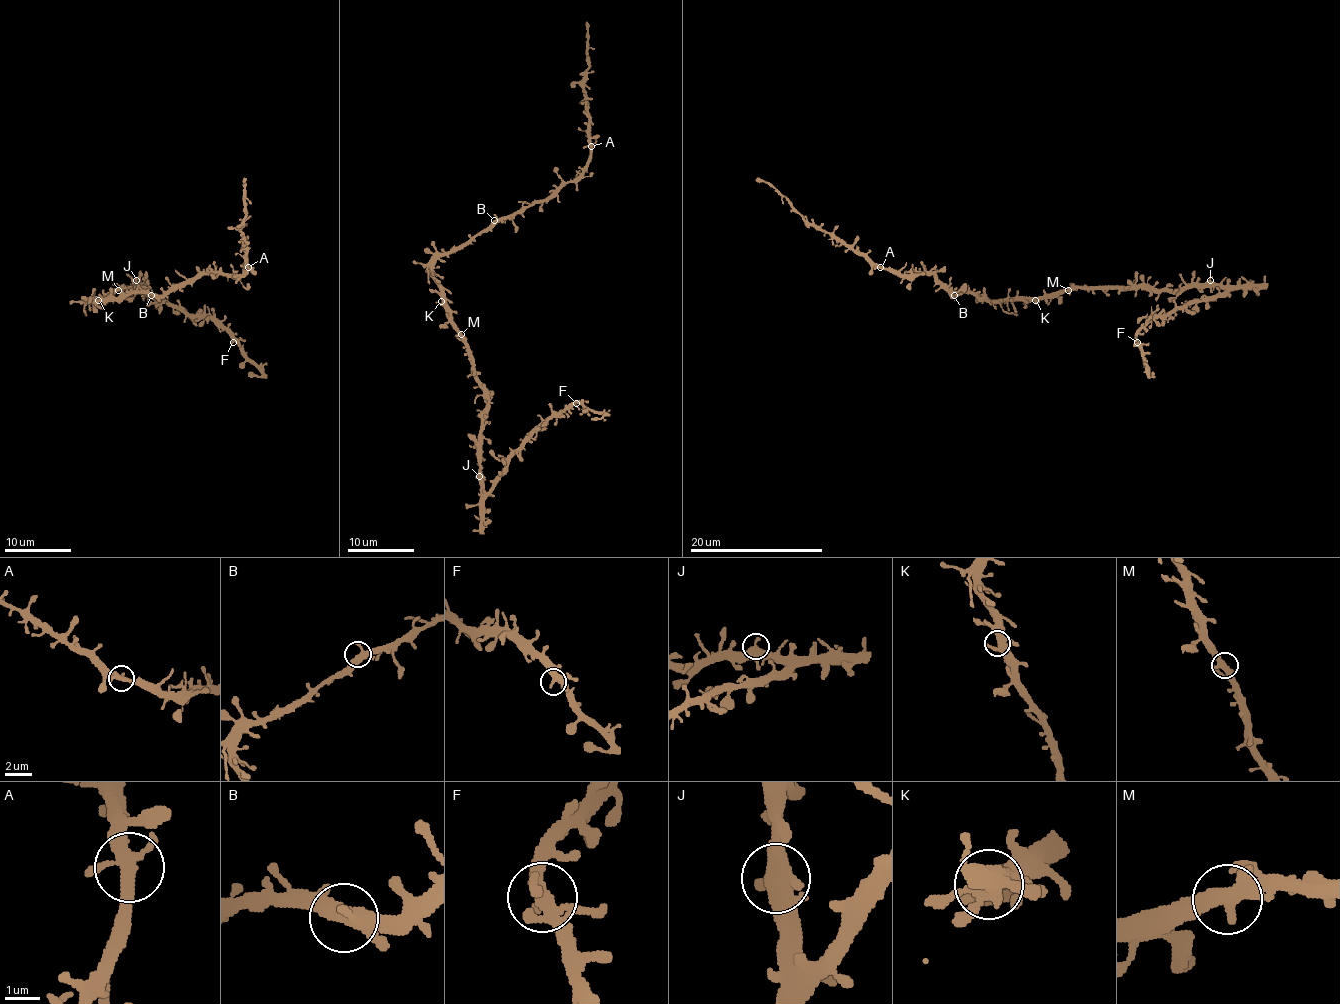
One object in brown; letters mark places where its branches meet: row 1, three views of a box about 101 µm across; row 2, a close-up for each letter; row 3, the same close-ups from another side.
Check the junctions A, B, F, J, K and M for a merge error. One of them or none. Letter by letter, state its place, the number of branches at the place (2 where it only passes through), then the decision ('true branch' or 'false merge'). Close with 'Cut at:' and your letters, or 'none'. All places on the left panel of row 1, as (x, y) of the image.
A: place (248, 267); branches 3; true branch
B: place (151, 295); branches 4; true branch
F: place (233, 342); branches 3; true branch
J: place (136, 280); branches 2; true branch
K: place (98, 300); branches 4; true branch
M: place (118, 290); branches 3; true branch
Cut at: none

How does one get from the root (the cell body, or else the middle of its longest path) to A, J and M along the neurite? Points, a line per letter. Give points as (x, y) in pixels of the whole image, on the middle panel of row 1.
A: (446, 301), (433, 261), (463, 248), (498, 221), (553, 196), (582, 172), (591, 147)
J: (446, 301), (448, 321), (468, 349), (471, 373), (486, 403), (479, 476)
M: (446, 301), (448, 321), (461, 334)

